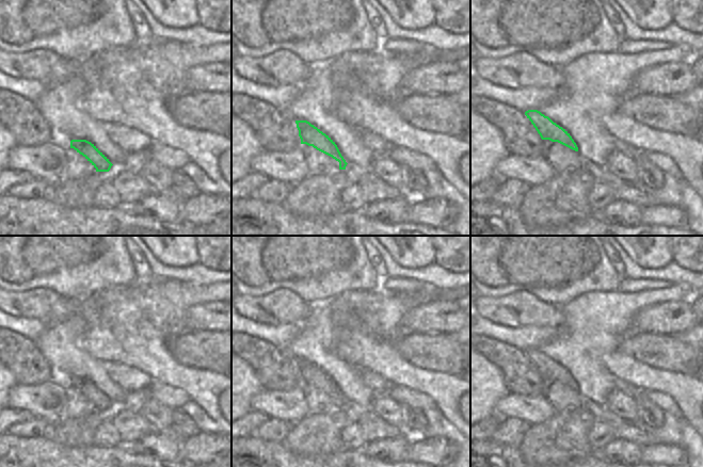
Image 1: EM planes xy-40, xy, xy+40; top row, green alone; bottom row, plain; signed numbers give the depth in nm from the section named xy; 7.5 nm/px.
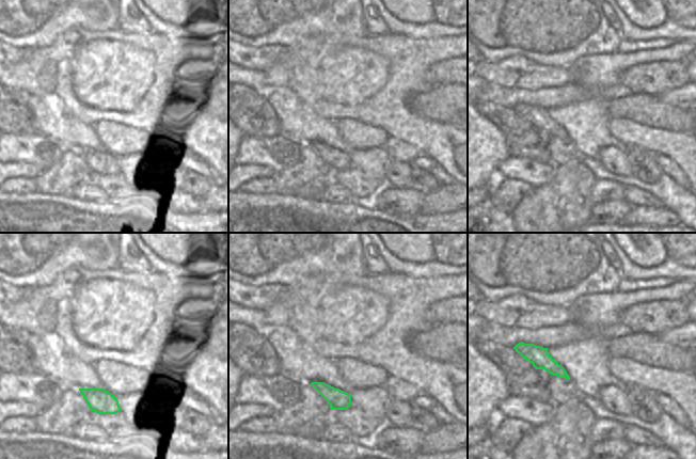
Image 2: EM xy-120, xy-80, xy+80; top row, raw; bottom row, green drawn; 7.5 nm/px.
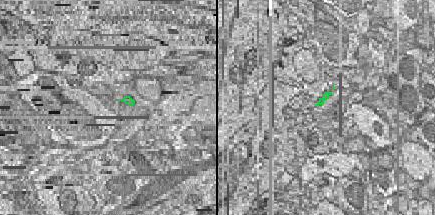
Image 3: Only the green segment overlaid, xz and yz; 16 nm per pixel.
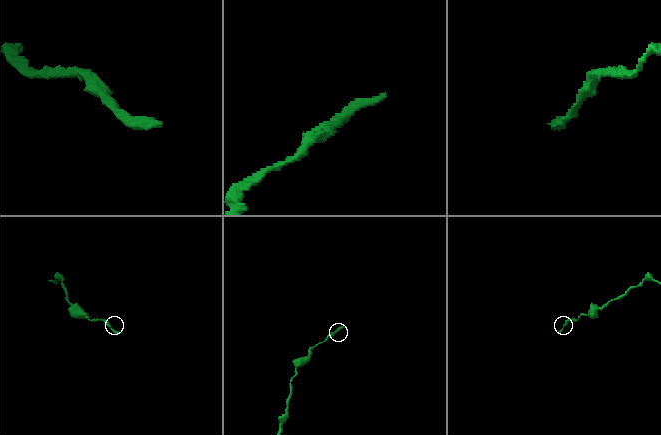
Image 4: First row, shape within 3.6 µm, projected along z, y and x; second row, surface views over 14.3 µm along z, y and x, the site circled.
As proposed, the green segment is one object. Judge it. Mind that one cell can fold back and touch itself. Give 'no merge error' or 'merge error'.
no merge error

